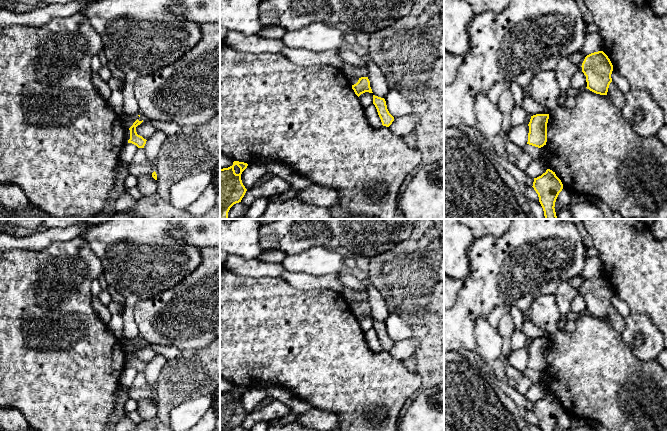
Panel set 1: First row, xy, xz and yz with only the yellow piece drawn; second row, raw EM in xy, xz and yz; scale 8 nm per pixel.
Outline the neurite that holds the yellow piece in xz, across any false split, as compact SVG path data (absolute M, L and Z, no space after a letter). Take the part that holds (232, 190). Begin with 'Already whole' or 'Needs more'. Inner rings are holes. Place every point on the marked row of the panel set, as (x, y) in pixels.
Already whole. M234 161L232 166L220 169L220 219L228 219L230 208L244 197L247 189L241 174L247 166L247 163Z

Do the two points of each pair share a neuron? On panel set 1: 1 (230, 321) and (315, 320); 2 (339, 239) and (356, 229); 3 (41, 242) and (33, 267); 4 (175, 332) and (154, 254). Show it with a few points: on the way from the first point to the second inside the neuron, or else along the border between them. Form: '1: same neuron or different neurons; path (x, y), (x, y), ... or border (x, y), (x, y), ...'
1: same neuron; path (251, 321), (294, 320)
2: same neuron; path (343, 235), (352, 229)
3: different neurons; border (59, 240), (38, 250), (15, 249)
4: different neurons; border (184, 277), (170, 288), (142, 299)

